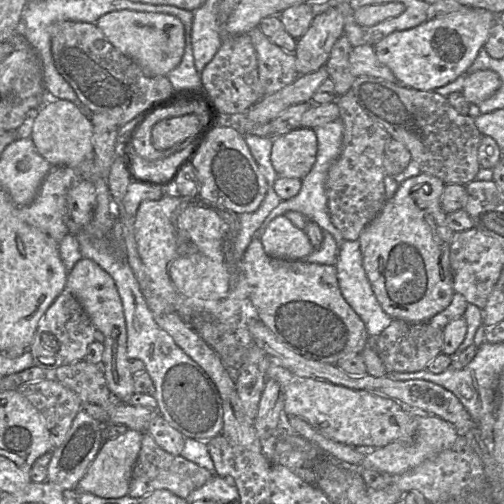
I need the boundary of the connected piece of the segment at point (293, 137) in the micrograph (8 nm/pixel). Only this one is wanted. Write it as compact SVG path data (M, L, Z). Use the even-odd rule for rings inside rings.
M299 127L273 138L271 163L280 177L303 179L316 155L317 138L312 128Z

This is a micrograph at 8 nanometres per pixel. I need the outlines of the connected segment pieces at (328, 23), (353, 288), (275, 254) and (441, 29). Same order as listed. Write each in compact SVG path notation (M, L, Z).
M336 8L314 16L307 32L297 40L296 69L299 75L325 66L335 42L343 35L344 18Z
M344 240L335 263L342 296L363 321L370 337L377 337L392 321L378 302L363 267L358 240Z
M285 215L275 217L257 236L265 253L275 259L304 260L313 250L304 230L295 226Z
M465 8L389 34L374 45L375 54L393 72L396 82L417 90L434 91L467 71L498 21L498 15L489 10Z

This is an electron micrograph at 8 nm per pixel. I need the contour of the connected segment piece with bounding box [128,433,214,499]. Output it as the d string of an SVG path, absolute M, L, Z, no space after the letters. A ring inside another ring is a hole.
M142 433L141 447L133 466L128 495L141 499L147 494L165 489L186 499L194 490L202 487L214 475L207 469L188 461L182 456L174 456L160 448L148 433Z

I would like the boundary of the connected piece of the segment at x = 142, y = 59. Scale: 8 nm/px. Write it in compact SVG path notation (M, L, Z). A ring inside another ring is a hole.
M120 10L102 16L96 26L118 51L133 59L148 77L166 76L183 57L184 26L172 15Z

